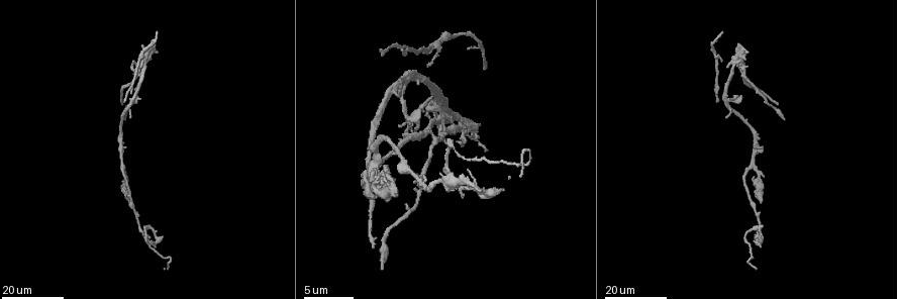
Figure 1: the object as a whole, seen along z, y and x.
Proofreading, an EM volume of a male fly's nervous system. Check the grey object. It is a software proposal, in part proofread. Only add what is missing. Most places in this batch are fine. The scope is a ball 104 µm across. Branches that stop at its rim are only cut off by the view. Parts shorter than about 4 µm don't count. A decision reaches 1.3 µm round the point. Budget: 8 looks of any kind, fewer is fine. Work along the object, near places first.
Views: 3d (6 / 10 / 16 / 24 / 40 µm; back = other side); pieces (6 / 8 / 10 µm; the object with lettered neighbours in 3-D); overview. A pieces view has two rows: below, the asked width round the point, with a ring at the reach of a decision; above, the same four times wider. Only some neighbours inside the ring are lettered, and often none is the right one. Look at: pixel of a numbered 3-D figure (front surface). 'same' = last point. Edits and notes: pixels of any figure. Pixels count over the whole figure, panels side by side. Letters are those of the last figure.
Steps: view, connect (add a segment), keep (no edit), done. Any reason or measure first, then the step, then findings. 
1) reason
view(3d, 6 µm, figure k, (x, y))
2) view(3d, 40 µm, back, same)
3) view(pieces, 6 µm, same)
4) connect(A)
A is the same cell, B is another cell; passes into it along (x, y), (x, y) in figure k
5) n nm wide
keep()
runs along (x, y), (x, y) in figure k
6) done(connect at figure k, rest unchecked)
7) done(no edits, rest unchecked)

branch stops here
view(3d, 24 µm, figure 1, (728, 115))

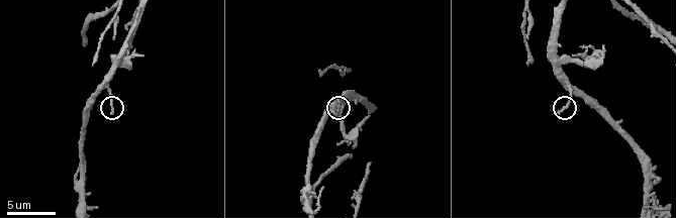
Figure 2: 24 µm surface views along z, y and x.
see the neighbours
view(pieces, 10 µm, figure 2, (111, 112))

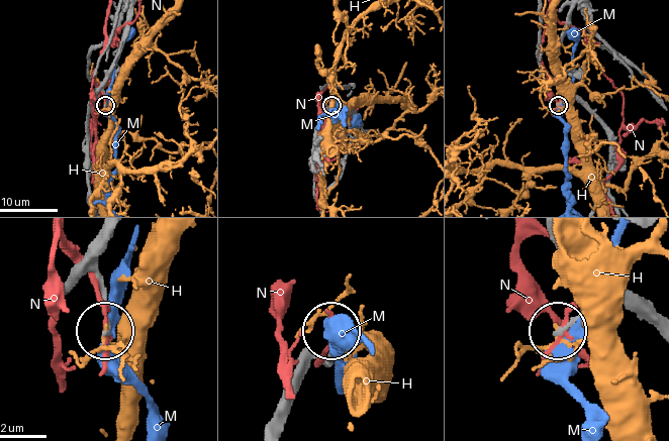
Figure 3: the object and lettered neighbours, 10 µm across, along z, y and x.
keep()
H, M and N are other cells; no lettered segment goes on from it

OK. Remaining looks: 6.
view(pieces, 8 µm, figure 2, (369, 115))

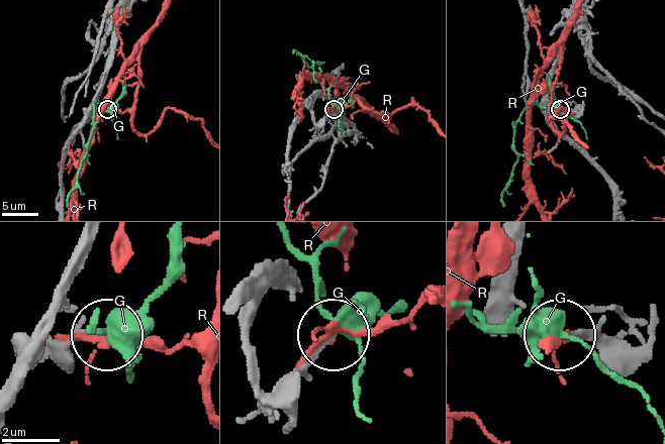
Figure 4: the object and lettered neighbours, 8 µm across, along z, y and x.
keep()
G and R are other cells; runs along (239, 309), (249, 302), (246, 359), (268, 393), (330, 340) in figure 4; none of them fits

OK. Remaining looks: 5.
free end
view(pieces, 6 µm, figure 2, (528, 64))

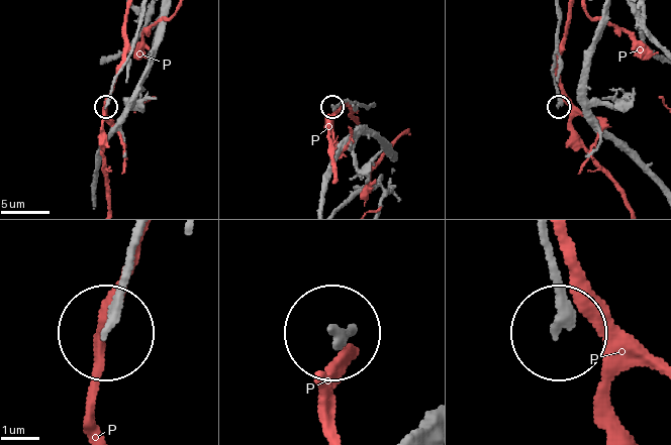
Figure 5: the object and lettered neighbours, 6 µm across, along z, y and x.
keep()
P is another cell; none of them fits

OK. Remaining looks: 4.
view(3d, 16 µm, figure 1, (760, 202))

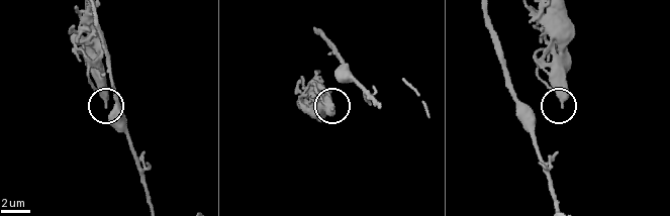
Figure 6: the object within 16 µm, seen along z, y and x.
view(pieces, 6 µm, figure 6, (561, 107))

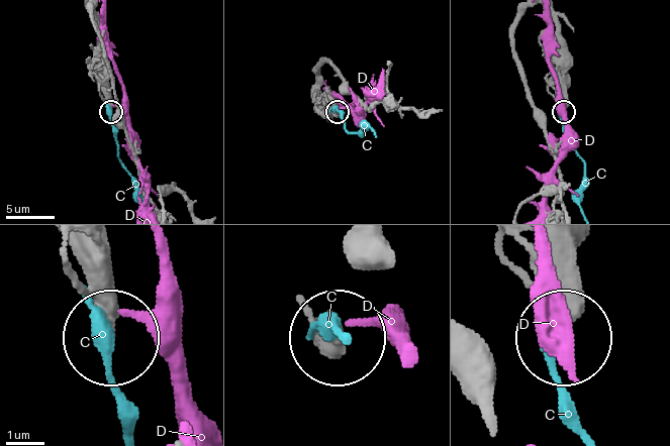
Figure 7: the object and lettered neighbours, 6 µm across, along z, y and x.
keep()
C and D are other cells; none of them fits

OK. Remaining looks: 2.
done(no edits, rest unchecked)

